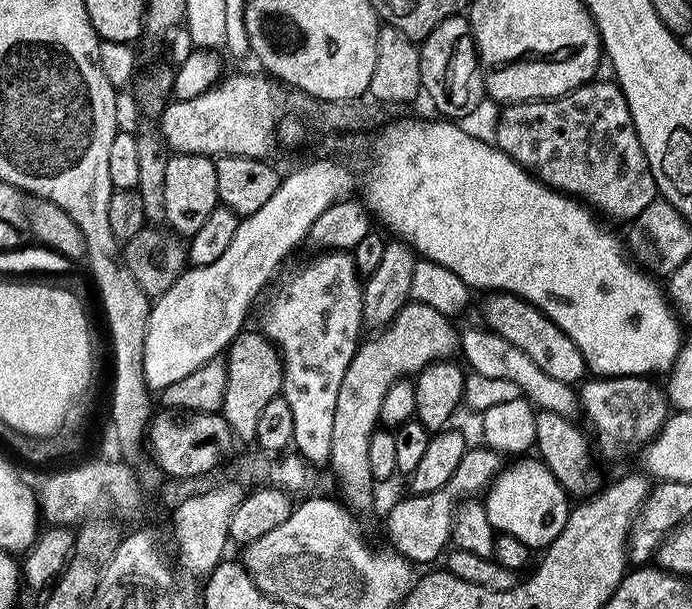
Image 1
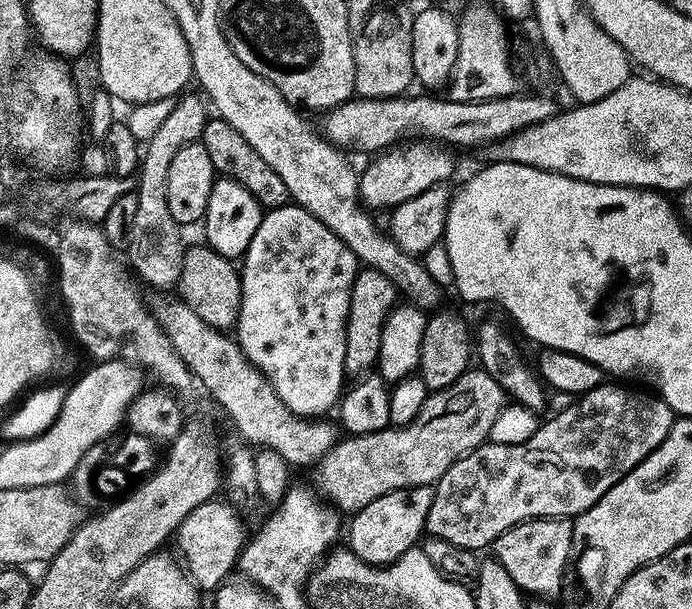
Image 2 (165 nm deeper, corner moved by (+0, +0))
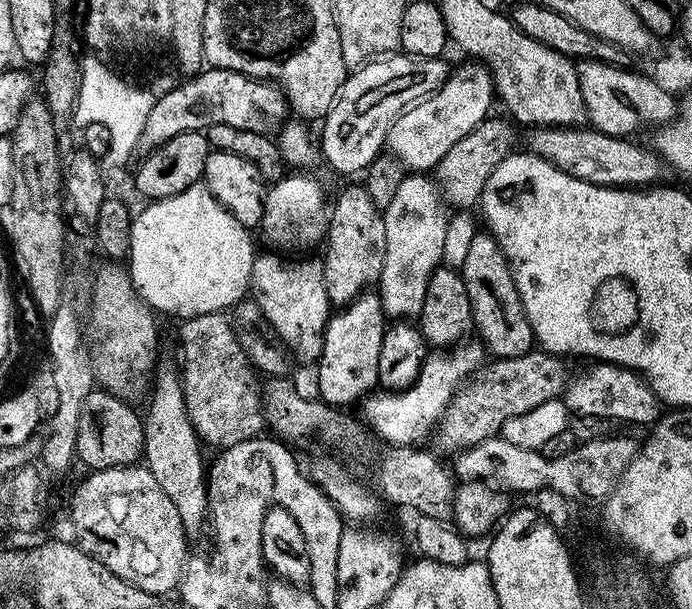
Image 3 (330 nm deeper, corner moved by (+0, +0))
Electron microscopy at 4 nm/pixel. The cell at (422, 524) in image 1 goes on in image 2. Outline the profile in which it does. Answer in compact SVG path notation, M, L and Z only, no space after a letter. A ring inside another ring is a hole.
M605 382L598 385L594 390L584 393L583 396L576 398L573 405L569 409L549 415L549 420L539 425L536 432L530 438L526 438L526 442L518 442L517 444L493 444L485 442L480 447L473 450L470 454L466 454L458 462L454 462L454 466L450 466L450 470L446 470L446 474L442 474L442 478L436 481L434 485L434 502L430 506L430 514L428 515L428 523L426 532L429 537L445 540L459 548L467 548L469 550L481 550L487 546L495 545L496 540L508 528L514 527L515 524L522 523L523 520L534 520L537 518L575 518L580 516L590 506L598 502L606 491L629 473L634 466L641 462L641 456L649 456L658 446L662 446L664 439L670 434L672 429L672 421L674 413L670 405L661 400L659 395L648 392L635 392L634 389L624 389L620 382Z

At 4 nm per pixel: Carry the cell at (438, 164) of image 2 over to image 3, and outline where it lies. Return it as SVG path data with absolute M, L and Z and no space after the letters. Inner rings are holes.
M468 62L460 69L453 71L442 87L435 92L417 100L412 107L407 108L403 114L394 121L388 131L386 148L389 153L401 161L405 169L416 174L424 174L435 169L450 149L466 138L470 130L474 130L483 120L489 119L494 104L494 89L492 87L492 74L480 62Z

